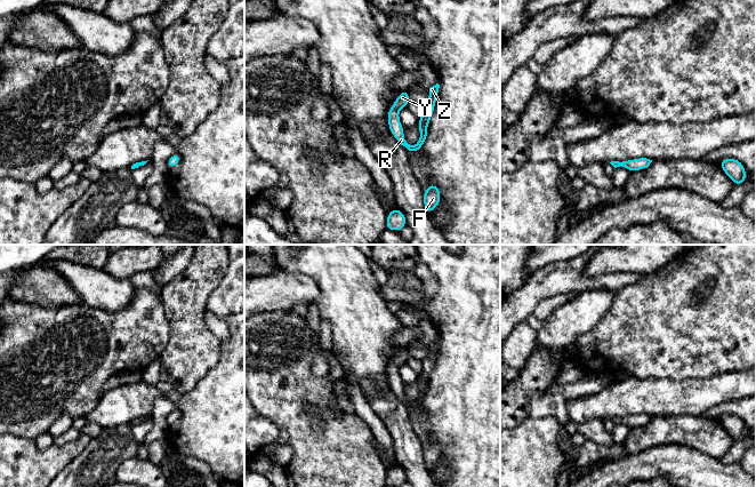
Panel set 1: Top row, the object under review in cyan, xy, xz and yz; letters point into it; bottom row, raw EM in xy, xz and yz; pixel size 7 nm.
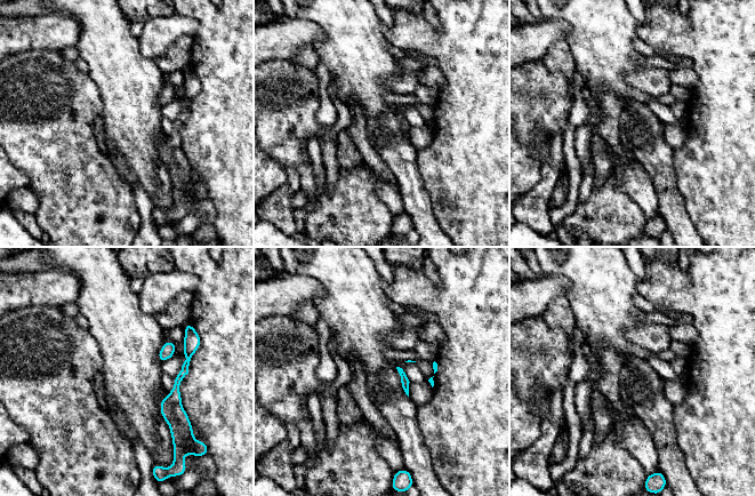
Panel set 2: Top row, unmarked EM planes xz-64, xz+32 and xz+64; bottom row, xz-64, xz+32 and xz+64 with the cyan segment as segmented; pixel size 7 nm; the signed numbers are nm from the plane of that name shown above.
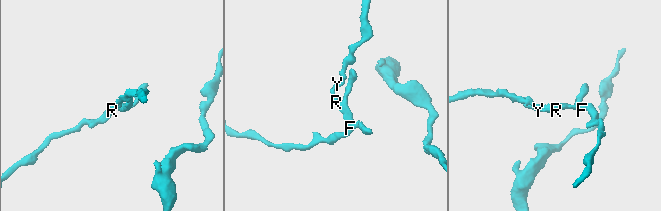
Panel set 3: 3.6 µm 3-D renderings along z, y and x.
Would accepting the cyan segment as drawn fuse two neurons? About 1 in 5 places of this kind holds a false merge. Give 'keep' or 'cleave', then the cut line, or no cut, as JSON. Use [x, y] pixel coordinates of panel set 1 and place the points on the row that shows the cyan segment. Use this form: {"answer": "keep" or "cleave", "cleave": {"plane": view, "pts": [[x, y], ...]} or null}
{"answer": "keep", "cleave": null}

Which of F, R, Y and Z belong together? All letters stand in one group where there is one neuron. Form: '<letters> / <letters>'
F R Y Z

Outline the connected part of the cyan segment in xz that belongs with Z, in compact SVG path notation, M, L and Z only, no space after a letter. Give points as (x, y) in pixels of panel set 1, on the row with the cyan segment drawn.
M439 83L431 87L428 99L424 104L421 104L423 115L418 119L418 128L419 128L420 137L419 141L413 145L407 143L404 138L403 126L401 125L399 118L399 111L403 107L407 107L409 102L411 101L408 89L400 91L399 97L393 102L393 106L387 112L388 128L392 135L396 138L396 141L401 145L405 146L409 151L419 150L426 139L427 128L428 128L429 120L434 113L439 88L440 88Z

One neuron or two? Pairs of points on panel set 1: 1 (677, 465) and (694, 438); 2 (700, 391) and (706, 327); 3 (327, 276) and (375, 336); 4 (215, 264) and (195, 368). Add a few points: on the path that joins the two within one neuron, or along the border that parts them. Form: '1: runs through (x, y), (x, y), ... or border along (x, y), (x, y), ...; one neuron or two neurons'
1: border along (662, 446), (672, 444), (685, 445), (714, 458); two neurons
2: border along (728, 372), (708, 377), (685, 377), (675, 381); two neurons
3: runs through (342, 290), (356, 310), (360, 321); one neuron
4: runs through (193, 290), (193, 342); one neuron

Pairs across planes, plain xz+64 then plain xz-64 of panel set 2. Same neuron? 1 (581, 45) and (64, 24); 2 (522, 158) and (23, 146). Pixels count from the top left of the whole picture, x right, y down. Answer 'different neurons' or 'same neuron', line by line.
1: different neurons
2: different neurons

